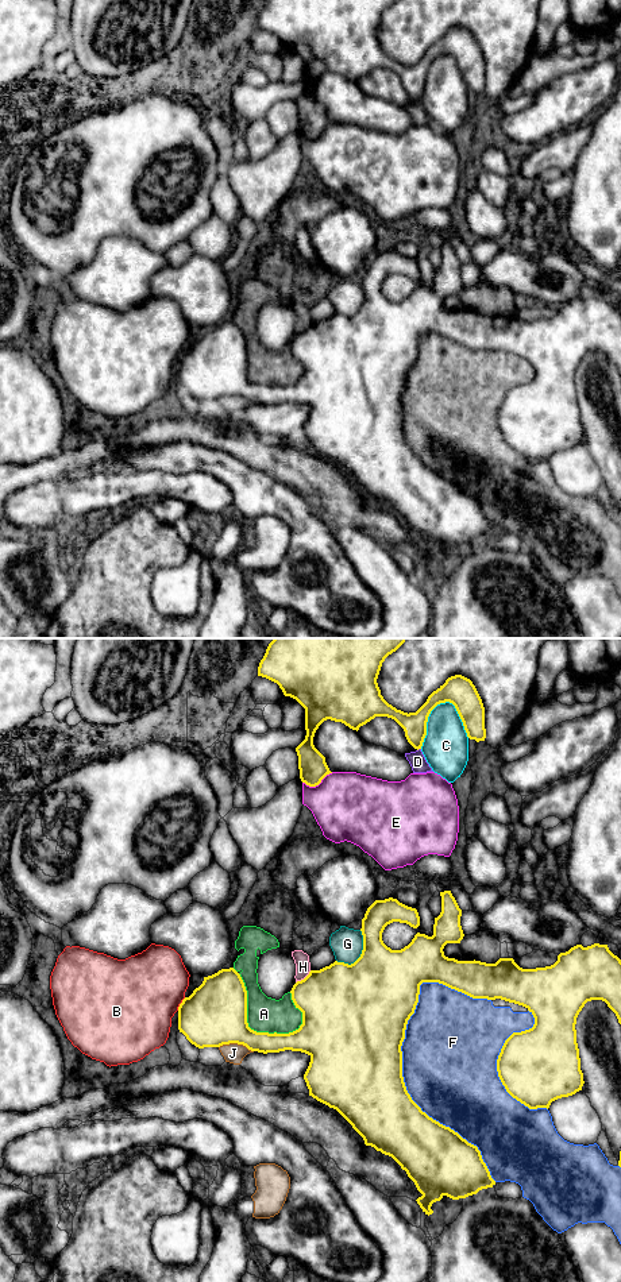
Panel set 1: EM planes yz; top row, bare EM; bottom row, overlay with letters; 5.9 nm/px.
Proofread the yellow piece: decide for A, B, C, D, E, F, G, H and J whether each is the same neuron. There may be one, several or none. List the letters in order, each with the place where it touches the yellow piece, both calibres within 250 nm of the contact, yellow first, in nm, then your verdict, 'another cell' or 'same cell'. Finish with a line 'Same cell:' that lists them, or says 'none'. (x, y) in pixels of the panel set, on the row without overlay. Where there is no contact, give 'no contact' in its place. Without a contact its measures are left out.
A: yz (247, 375) | 380/200 nm | another cell
B: yz (180, 356) | 380/460 nm | another cell
C: yz (427, 72) | 170/280 nm | another cell
D: yz (419, 100) | 140/100 nm | another cell
E: yz (317, 136) | 170/420 nm | another cell
F: yz (407, 443) | 460/480 nm | another cell
G: yz (361, 307) | 460/190 nm | another cell
H: yz (304, 331) | 460/100 nm | another cell
J: yz (236, 394) | 380/120 nm | another cell
Same cell: none

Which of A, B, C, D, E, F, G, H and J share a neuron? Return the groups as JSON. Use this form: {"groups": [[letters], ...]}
{"groups": [["A", "H"], ["B"], ["C"], ["D"], ["E"], ["F"], ["G"], ["J"]]}

